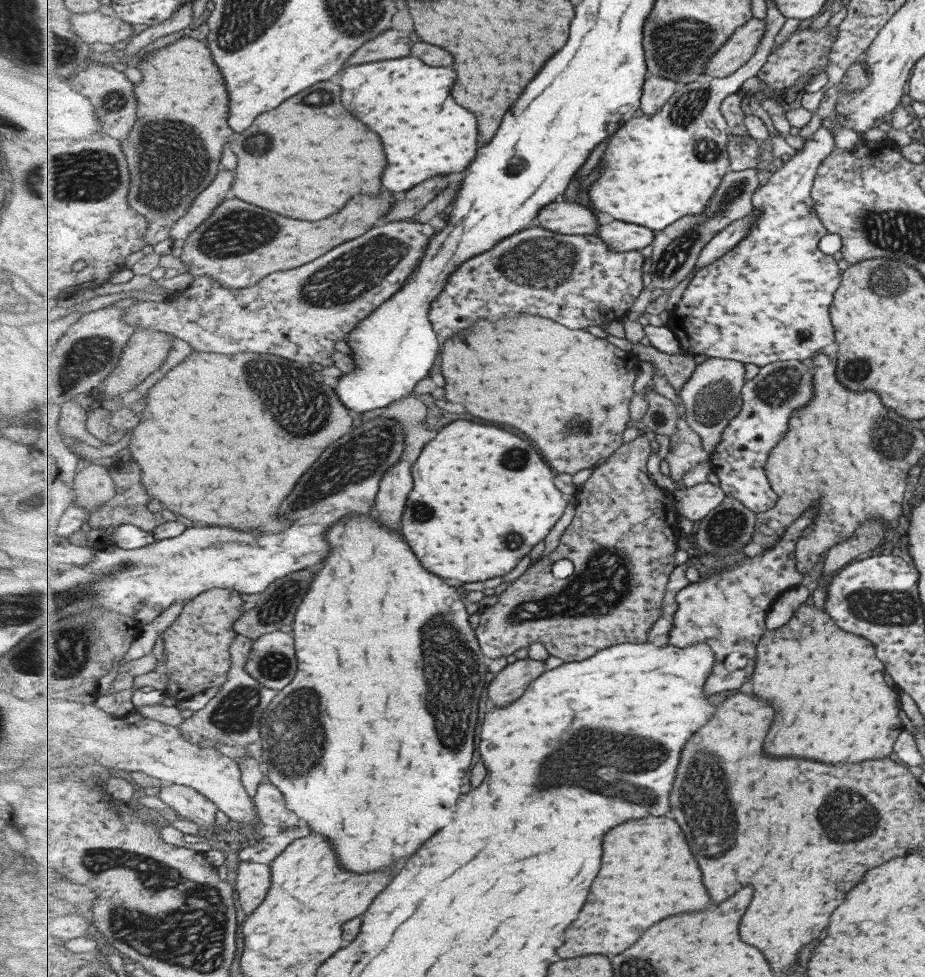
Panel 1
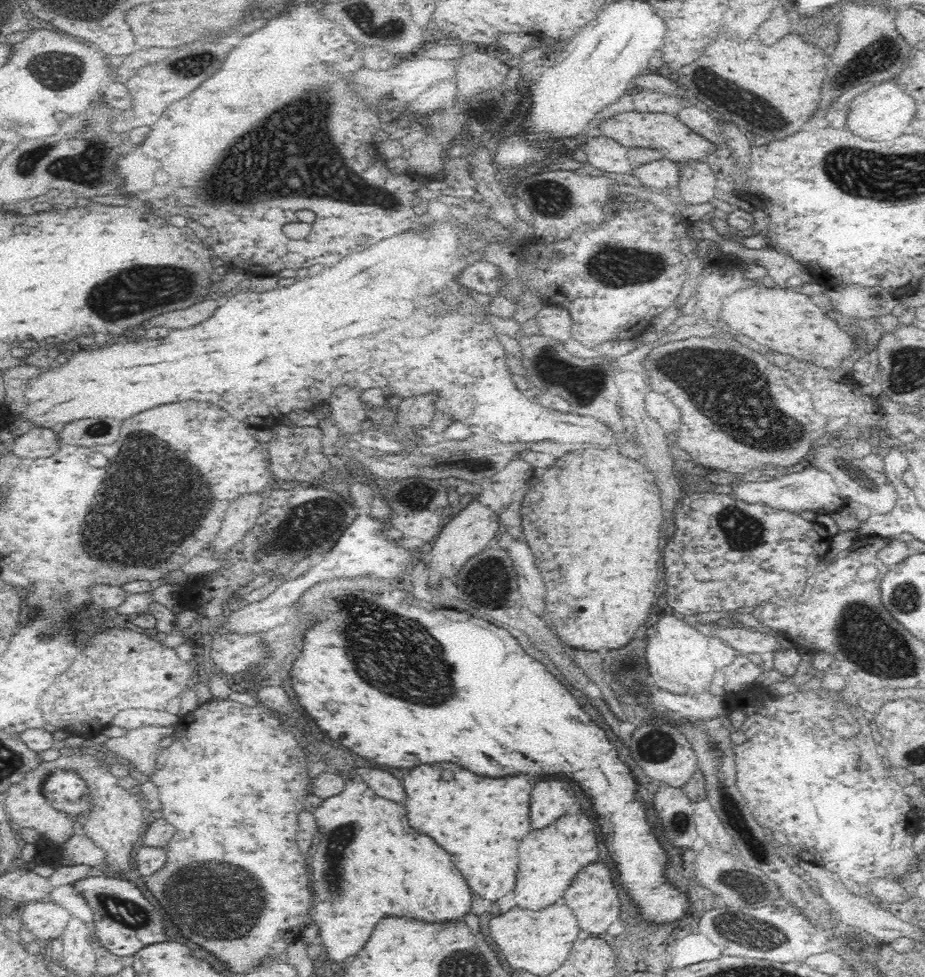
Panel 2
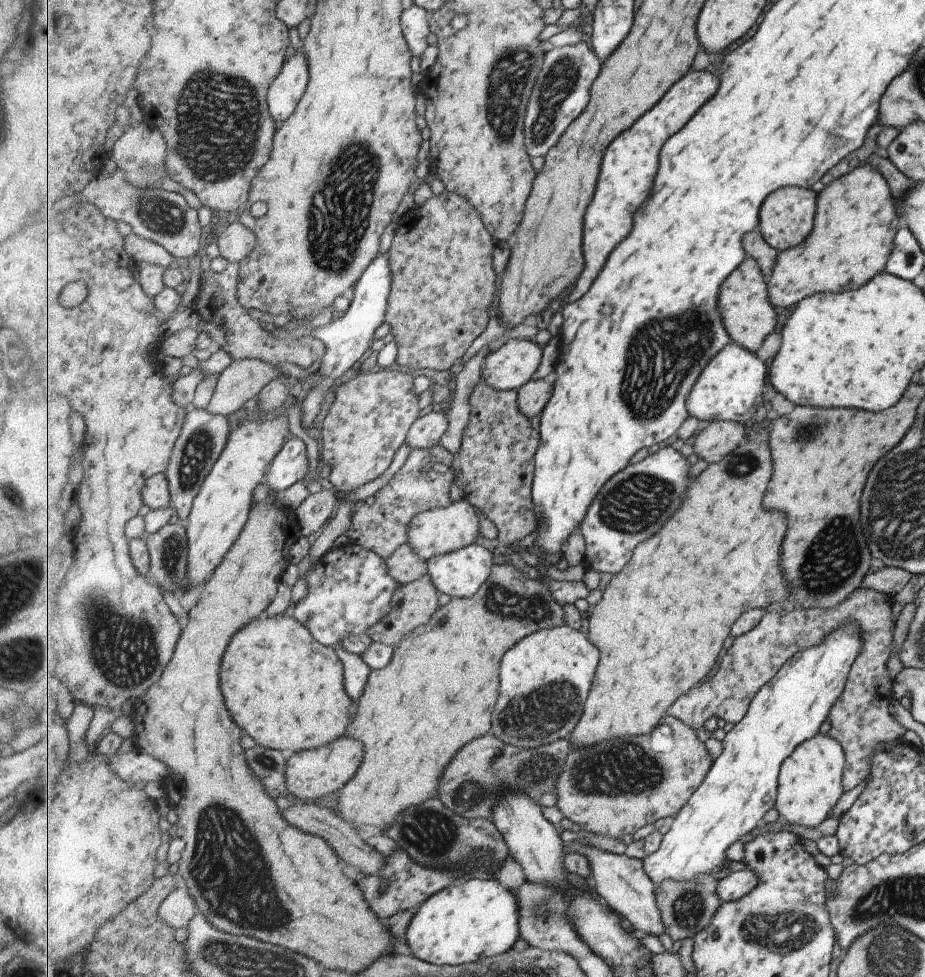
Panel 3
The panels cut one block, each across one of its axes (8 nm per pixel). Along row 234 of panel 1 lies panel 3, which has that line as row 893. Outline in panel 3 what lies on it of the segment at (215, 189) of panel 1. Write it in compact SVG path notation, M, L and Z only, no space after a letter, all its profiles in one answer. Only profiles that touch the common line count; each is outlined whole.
M181 884L160 904L158 918L163 924L179 930L188 926L197 911L198 906L190 890Z

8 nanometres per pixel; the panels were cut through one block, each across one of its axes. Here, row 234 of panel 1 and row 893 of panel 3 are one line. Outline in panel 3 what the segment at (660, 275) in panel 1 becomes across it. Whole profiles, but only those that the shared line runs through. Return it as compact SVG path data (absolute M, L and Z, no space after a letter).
M702 874L695 880L678 881L667 879L658 884L656 889L657 904L671 940L679 942L684 938L692 938L702 931L713 918L715 912L724 903L718 895L718 881L713 875Z

